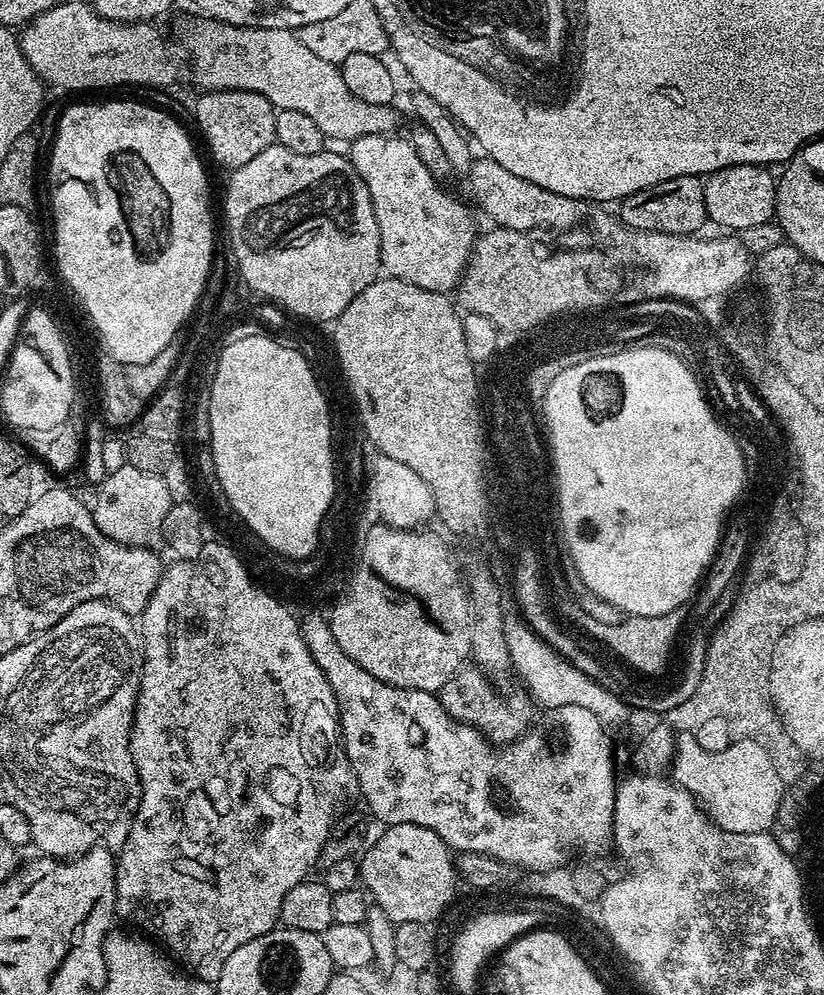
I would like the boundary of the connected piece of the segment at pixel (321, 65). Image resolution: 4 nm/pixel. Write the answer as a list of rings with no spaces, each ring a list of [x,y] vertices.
[[[196,18],[184,32],[184,48],[192,59],[192,72],[200,79],[204,92],[221,92],[222,90],[250,90],[262,94],[277,110],[298,110],[306,114],[318,125],[318,130],[329,141],[334,138],[357,140],[370,134],[383,136],[395,133],[396,112],[392,104],[375,104],[362,102],[342,82],[339,67],[324,61],[313,54],[309,48],[302,46],[299,35],[291,28],[239,28],[221,20]]]

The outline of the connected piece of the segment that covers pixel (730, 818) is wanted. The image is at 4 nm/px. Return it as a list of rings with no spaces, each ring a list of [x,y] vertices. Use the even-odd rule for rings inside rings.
[[[688,740],[682,741],[679,749],[679,767],[674,774],[674,779],[681,788],[696,797],[712,823],[734,834],[758,834],[771,829],[774,818],[778,814],[776,801],[777,796],[780,795],[780,784],[777,783],[776,773],[772,771],[768,757],[756,744],[738,744],[732,748],[732,751],[724,752],[723,755],[707,755],[697,748],[697,744]]]

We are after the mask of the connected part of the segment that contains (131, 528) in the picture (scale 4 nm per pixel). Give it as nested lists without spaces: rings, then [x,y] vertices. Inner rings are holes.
[[[130,463],[114,470],[112,481],[104,483],[102,498],[91,505],[90,511],[98,530],[109,536],[115,544],[129,544],[135,548],[155,549],[161,543],[162,520],[173,502],[163,475],[143,472]]]

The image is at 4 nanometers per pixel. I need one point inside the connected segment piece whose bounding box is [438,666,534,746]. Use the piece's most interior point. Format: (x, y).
(469, 695)

